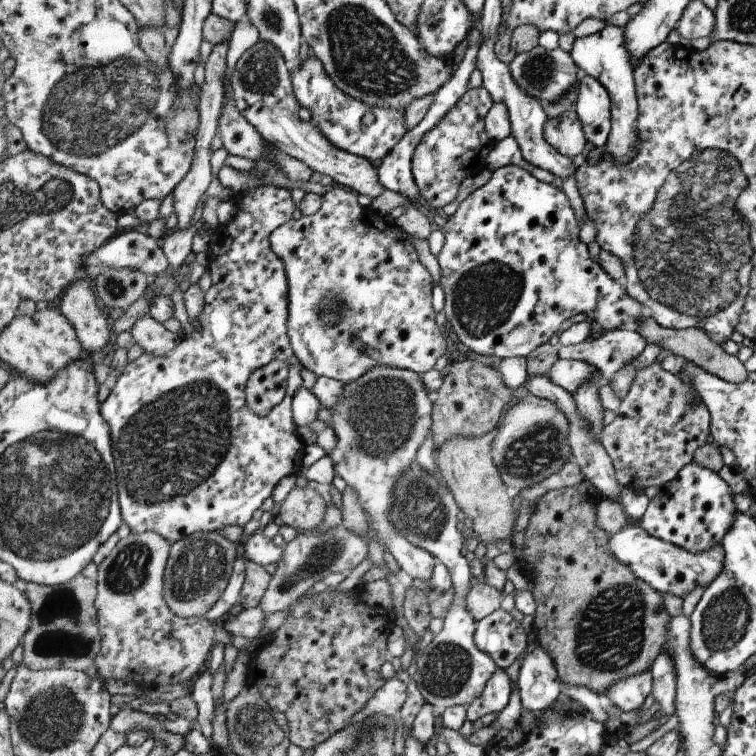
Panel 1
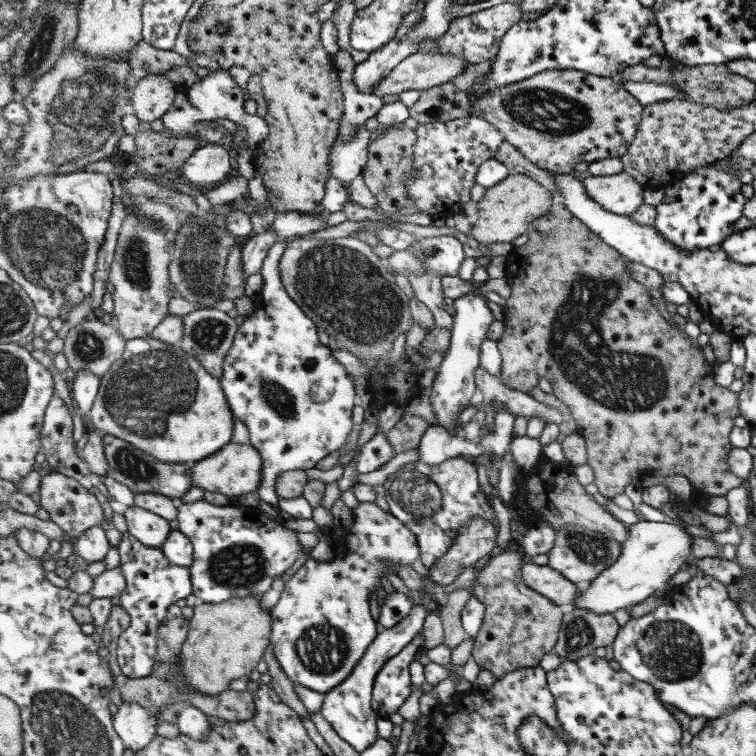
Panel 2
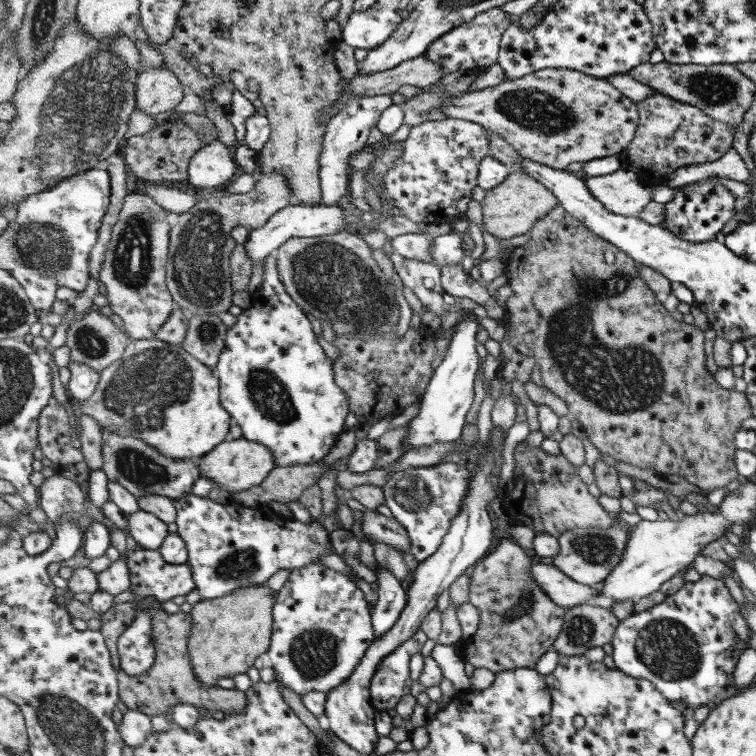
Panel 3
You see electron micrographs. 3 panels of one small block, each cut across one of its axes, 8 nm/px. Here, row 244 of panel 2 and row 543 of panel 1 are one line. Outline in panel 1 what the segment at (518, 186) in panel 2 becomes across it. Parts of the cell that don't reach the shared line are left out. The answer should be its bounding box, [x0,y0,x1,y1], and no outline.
[435,430,517,546]

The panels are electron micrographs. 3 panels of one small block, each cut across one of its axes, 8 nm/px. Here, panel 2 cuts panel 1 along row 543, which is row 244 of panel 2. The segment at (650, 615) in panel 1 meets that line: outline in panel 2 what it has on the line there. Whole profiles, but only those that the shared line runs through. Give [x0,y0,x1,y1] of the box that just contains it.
[496,202,742,499]

